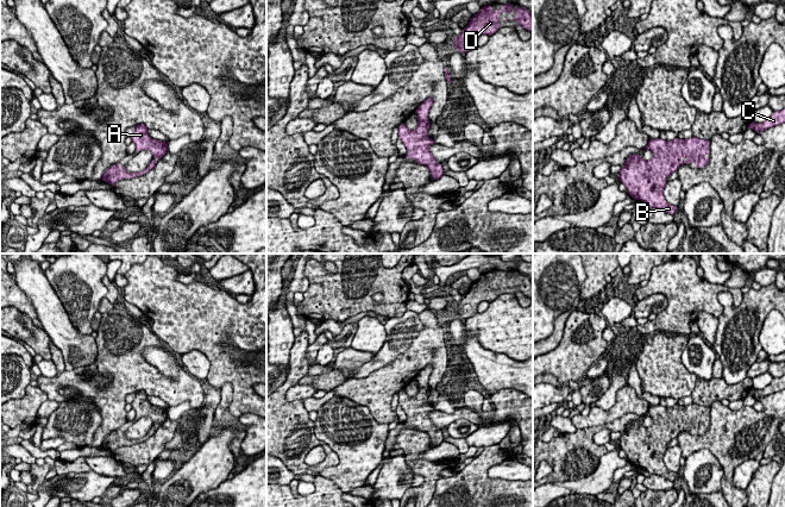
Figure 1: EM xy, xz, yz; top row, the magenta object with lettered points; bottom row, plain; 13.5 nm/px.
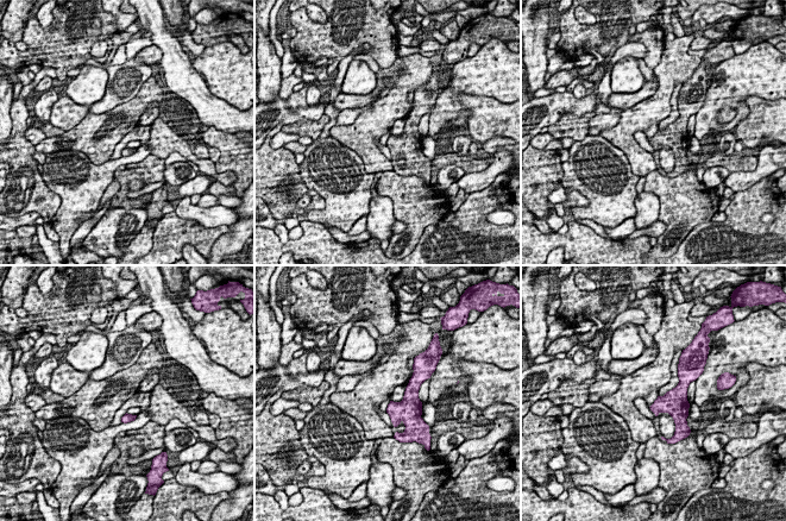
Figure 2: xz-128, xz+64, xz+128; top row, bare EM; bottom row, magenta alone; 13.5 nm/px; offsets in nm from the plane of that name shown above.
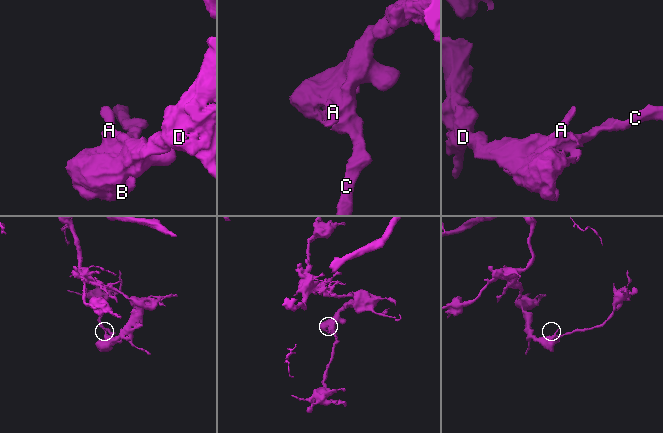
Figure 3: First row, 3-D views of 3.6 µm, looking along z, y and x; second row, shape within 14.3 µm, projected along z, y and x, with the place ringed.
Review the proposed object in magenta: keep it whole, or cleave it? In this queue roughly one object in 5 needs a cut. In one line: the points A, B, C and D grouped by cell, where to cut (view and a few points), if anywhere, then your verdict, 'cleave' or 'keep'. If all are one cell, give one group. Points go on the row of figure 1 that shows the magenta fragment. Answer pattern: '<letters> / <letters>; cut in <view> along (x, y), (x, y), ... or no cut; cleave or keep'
A B C D; no cut; keep

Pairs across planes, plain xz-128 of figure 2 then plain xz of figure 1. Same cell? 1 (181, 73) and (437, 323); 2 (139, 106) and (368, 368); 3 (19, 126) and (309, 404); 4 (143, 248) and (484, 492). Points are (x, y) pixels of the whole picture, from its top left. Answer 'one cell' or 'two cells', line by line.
1: two cells
2: two cells
3: two cells
4: two cells

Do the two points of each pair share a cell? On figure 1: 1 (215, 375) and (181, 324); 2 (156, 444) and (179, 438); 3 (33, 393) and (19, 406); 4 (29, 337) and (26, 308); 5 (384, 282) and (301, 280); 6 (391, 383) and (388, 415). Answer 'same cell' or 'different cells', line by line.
1: same cell
2: different cells
3: same cell
4: different cells
5: different cells
6: same cell

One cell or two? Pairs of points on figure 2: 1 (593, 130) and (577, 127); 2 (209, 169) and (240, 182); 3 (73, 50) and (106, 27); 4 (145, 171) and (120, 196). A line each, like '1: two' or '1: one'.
1: two
2: two
3: one
4: one

